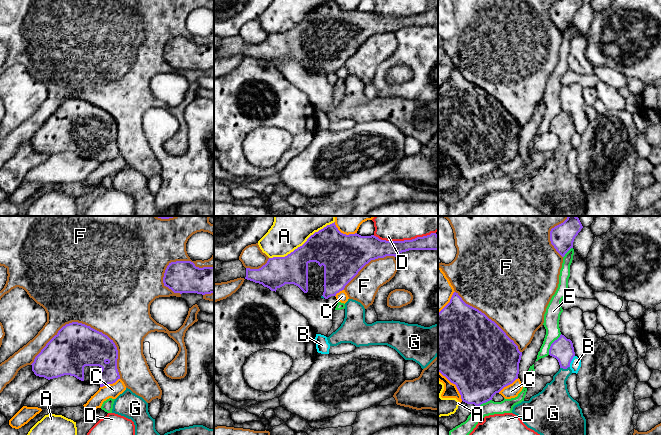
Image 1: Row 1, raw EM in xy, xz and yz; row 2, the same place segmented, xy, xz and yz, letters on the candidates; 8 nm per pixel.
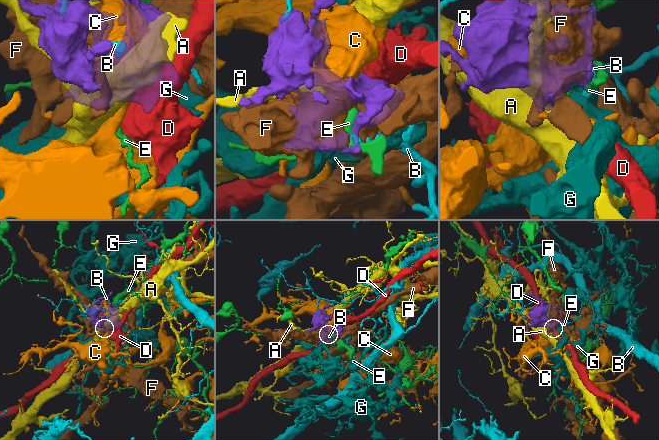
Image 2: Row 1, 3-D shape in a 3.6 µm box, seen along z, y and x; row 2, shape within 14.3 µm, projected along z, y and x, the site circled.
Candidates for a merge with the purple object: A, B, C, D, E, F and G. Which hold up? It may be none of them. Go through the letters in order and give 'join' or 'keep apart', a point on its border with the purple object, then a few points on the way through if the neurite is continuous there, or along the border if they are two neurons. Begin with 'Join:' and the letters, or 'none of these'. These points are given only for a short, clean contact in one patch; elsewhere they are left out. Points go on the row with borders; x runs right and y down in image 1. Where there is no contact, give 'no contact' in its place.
Join: G
A: keep apart; meets purple in xz at (302, 245)
B: keep apart; meets purple in yz at (571, 360)
C: keep apart; meets purple in xy at (109, 383)
D: keep apart; meets purple in xz at (404, 240)
E: keep apart; meets purple in yz at (551, 344)
F: keep apart; meets purple in xy at (86, 325)
G: join; meets purple in yz at (564, 368)

